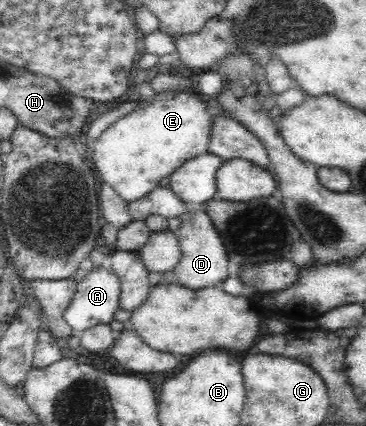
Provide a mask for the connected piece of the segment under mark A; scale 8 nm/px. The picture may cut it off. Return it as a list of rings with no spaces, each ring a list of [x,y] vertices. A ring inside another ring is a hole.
[[[89,268],[81,282],[77,283],[71,304],[64,318],[76,333],[92,326],[110,323],[120,308],[119,275],[111,268]]]

